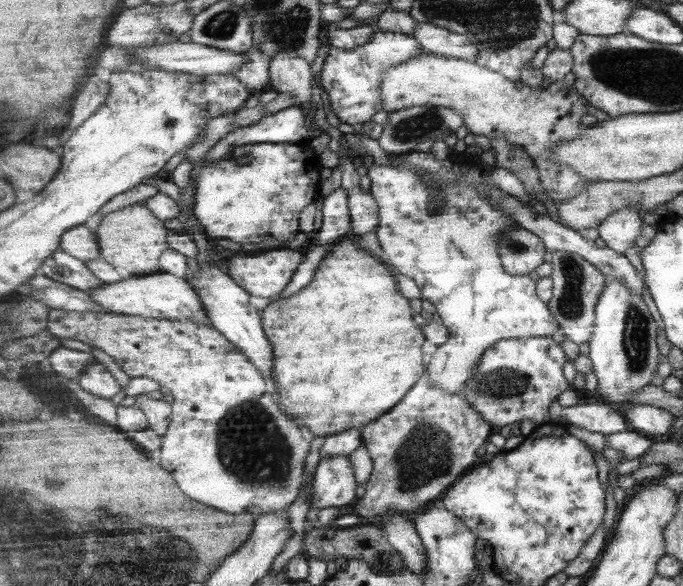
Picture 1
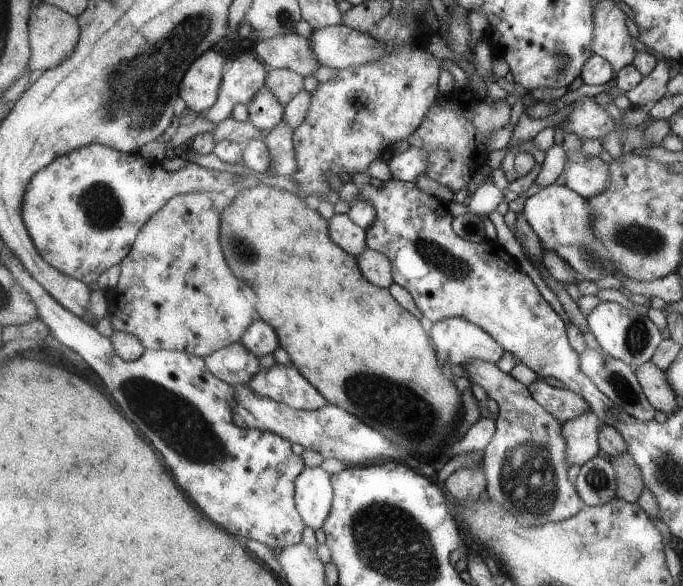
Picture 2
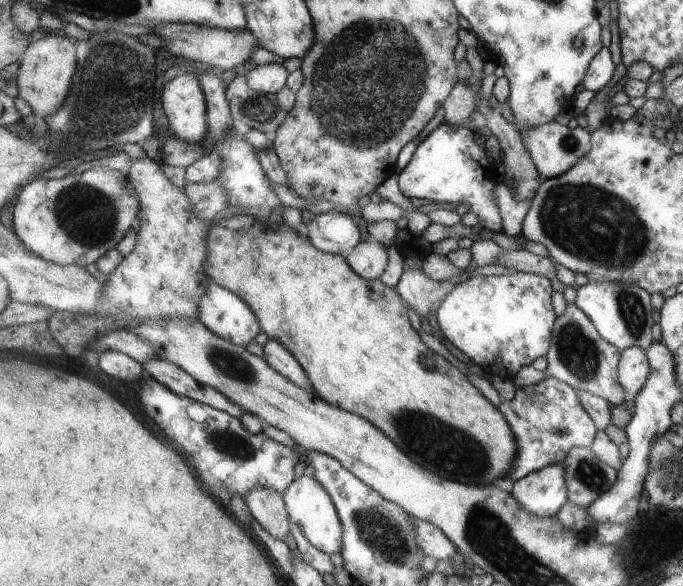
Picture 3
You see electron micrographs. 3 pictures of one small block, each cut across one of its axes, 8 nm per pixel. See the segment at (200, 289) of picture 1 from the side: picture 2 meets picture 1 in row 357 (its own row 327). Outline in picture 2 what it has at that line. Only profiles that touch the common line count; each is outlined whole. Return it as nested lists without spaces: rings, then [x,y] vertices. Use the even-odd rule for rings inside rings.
[[[257,317],[251,326],[245,330],[241,343],[260,358],[269,356],[281,348],[277,331],[271,324]]]

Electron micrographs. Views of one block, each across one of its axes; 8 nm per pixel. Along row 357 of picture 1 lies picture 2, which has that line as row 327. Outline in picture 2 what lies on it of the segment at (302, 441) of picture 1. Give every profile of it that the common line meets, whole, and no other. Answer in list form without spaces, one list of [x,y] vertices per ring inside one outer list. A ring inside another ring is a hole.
[[[189,192],[189,194],[179,194],[169,200],[165,208],[161,208],[159,212],[141,230],[137,237],[136,243],[133,244],[131,254],[120,264],[120,278],[116,287],[107,295],[107,315],[111,318],[112,328],[114,331],[121,331],[133,336],[137,336],[146,349],[161,350],[167,349],[171,351],[181,351],[193,355],[207,358],[211,354],[215,354],[218,350],[231,346],[232,344],[241,343],[241,337],[245,334],[245,330],[253,324],[258,316],[253,316],[255,310],[255,302],[257,302],[257,294],[253,292],[253,288],[249,288],[245,282],[241,282],[229,268],[224,248],[221,244],[221,214],[227,206],[233,204],[232,194],[220,192]]]

